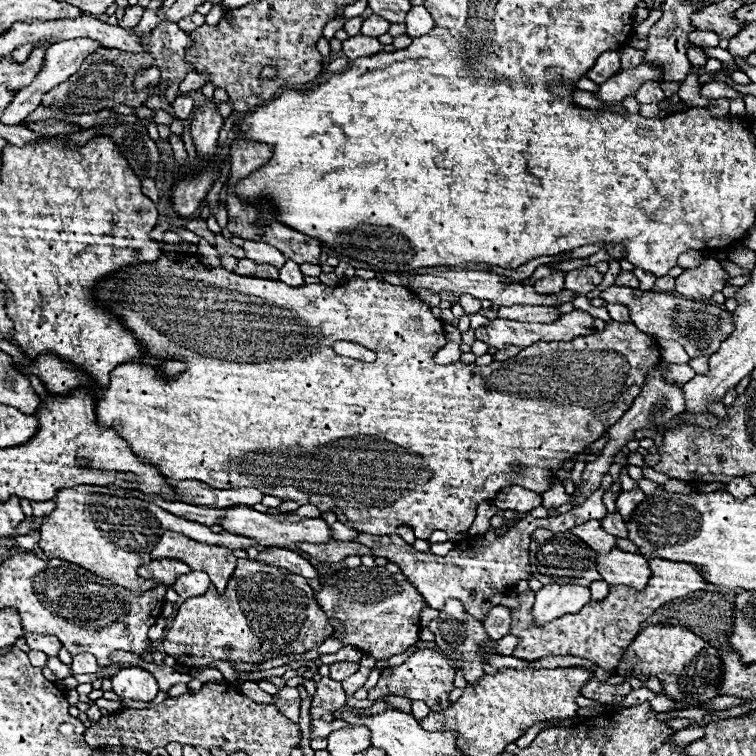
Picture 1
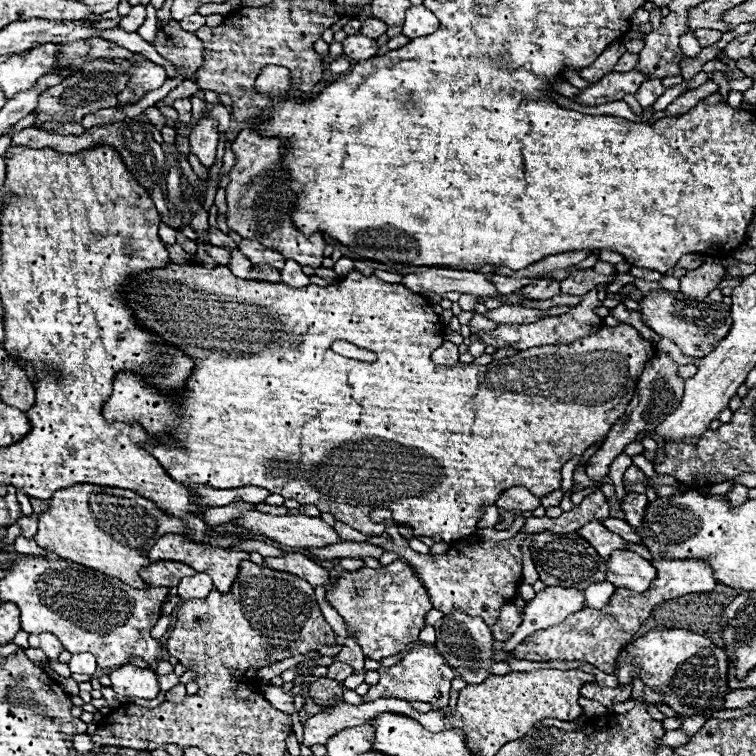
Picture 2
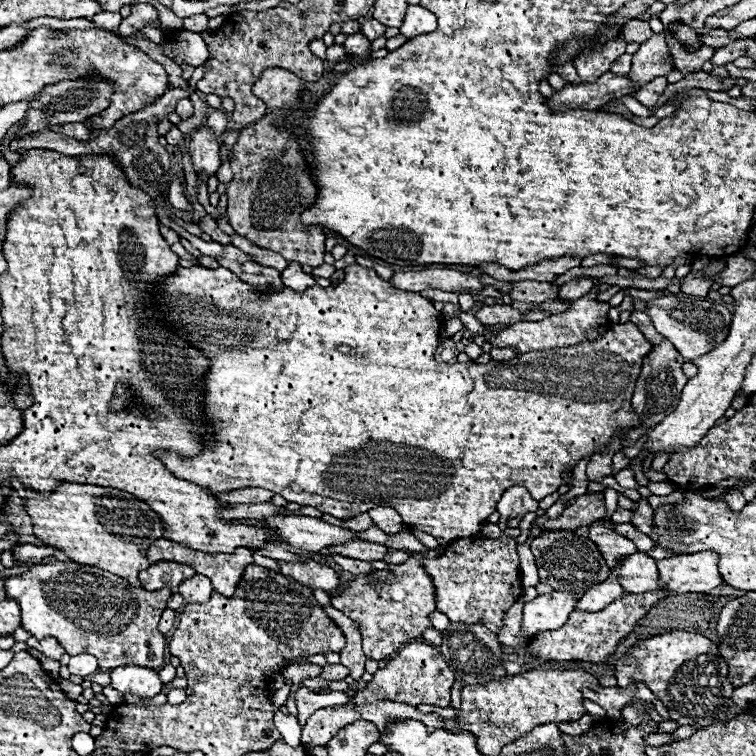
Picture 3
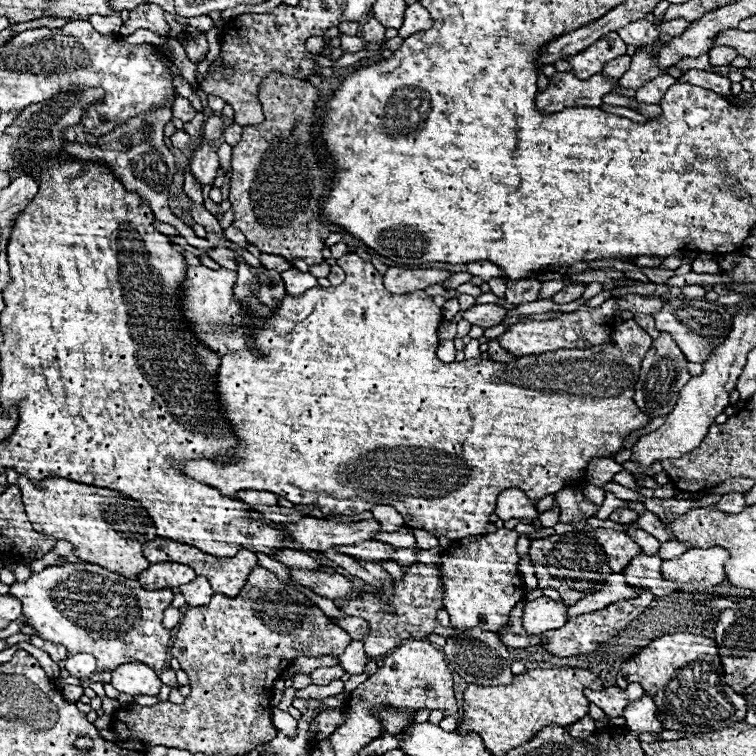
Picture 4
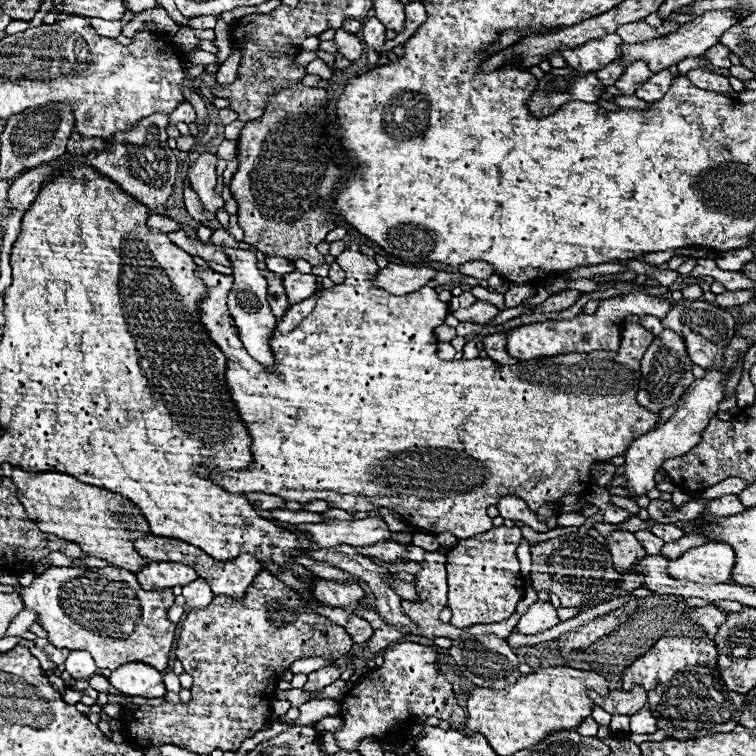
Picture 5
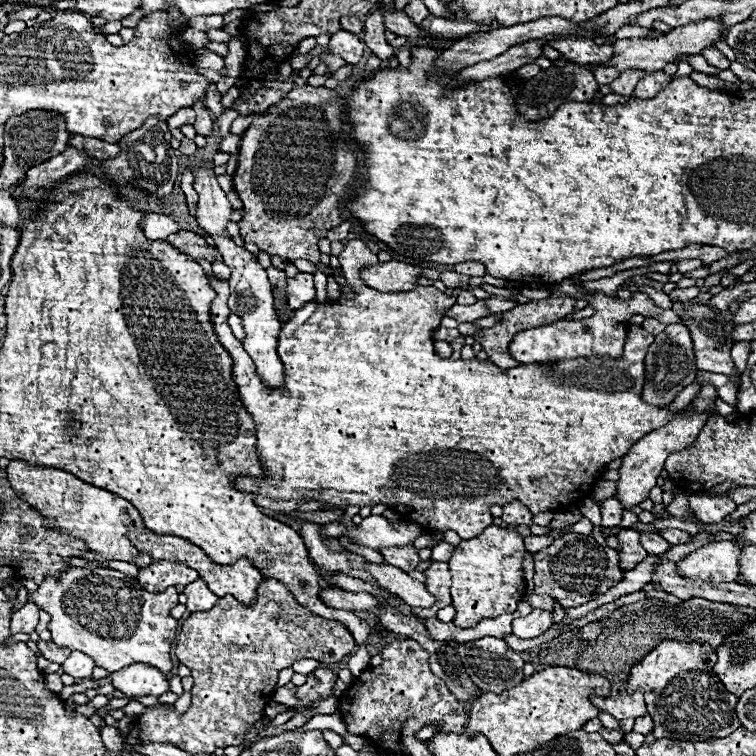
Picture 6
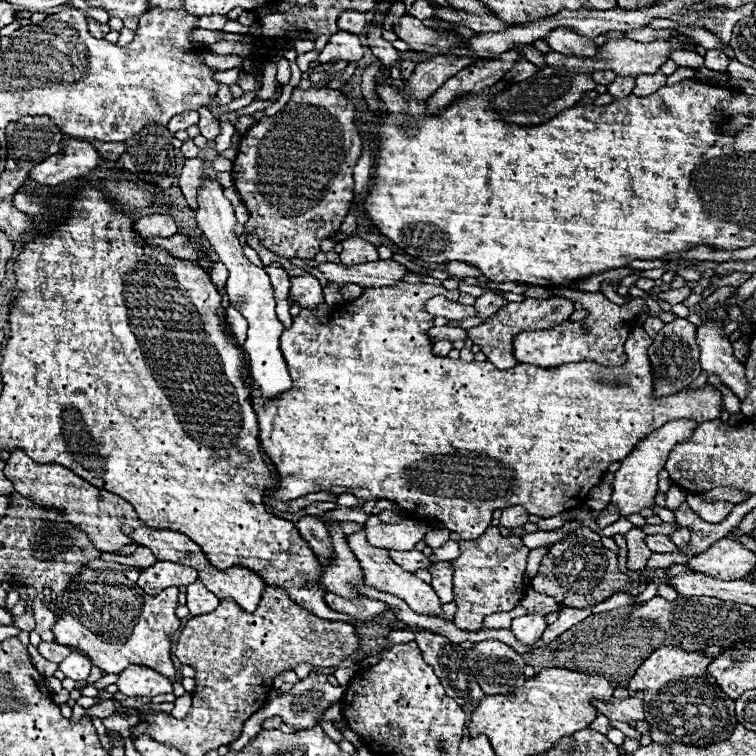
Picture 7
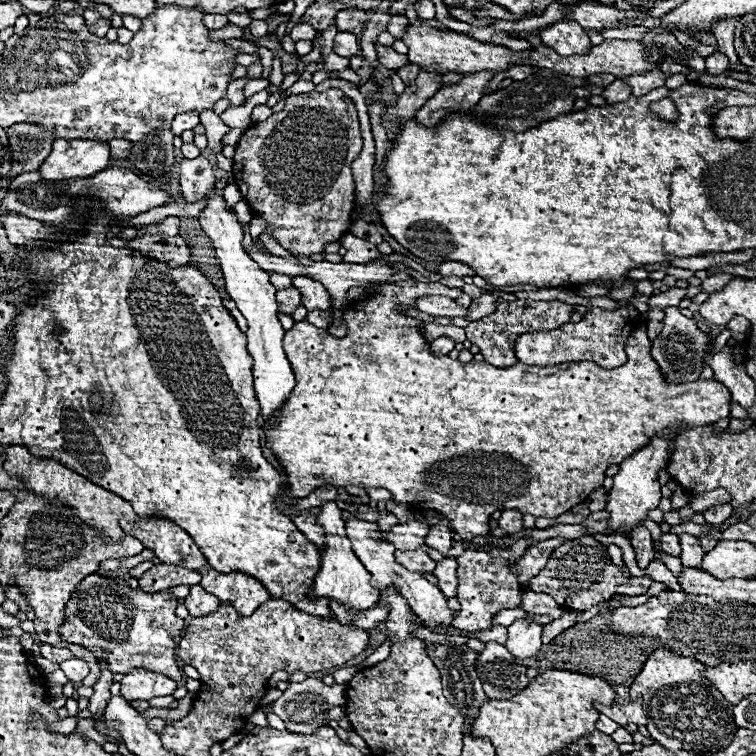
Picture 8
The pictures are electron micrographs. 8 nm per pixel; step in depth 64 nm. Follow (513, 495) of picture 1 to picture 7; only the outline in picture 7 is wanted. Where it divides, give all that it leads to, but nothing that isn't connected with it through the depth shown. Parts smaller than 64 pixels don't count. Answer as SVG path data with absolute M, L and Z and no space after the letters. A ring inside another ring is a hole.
M512 506L502 510L502 518L500 518L502 526L516 528L516 526L524 526L526 522L528 522L528 512L522 506Z

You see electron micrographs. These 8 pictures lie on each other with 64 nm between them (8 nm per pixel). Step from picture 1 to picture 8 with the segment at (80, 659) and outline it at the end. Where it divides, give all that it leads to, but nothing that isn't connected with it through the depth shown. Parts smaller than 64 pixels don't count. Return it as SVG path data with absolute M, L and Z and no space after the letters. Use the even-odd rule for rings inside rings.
M68 658L68 660L60 662L60 670L72 682L82 682L88 676L88 664L84 660L80 660L80 658Z

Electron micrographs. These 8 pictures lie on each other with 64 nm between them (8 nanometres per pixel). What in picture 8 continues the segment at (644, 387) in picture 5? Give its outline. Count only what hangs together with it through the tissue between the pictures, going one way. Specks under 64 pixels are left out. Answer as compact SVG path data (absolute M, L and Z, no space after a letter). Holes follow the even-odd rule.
M668 306L664 312L666 312L664 328L662 328L660 336L656 336L656 340L652 342L650 354L656 360L656 364L660 366L660 372L668 384L694 382L700 378L700 372L702 372L702 354L706 350L708 338L696 326L696 322L692 318L682 316L677 307Z

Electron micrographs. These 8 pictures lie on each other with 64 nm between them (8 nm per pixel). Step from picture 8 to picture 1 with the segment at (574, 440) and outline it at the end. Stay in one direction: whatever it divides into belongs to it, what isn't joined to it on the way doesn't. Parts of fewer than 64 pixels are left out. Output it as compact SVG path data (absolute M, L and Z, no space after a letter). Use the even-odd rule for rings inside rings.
M162 254L156 262L142 262L142 264L136 264L136 266L124 266L122 270L118 270L118 272L110 274L108 278L100 280L100 282L94 286L94 296L96 296L96 300L98 300L100 306L104 306L106 310L110 310L114 316L118 316L118 318L122 320L122 324L126 324L128 328L132 328L132 332L134 332L138 344L142 344L142 348L146 348L146 356L142 356L142 360L130 360L130 362L120 364L118 368L114 368L112 378L110 378L112 382L110 382L110 386L108 386L106 390L98 390L96 384L94 384L94 380L90 380L88 372L84 372L82 368L78 368L78 366L74 366L74 364L70 364L70 362L66 362L66 360L54 356L52 352L42 352L42 354L38 354L36 358L28 358L28 356L24 356L24 360L22 360L24 364L20 364L20 366L22 366L24 370L32 372L34 376L38 376L40 382L44 384L44 388L46 388L48 392L58 394L58 396L66 396L66 394L72 394L74 390L90 388L92 394L94 394L94 400L96 400L96 416L98 416L98 424L102 424L102 428L112 428L112 430L116 430L118 434L122 434L122 438L128 442L130 450L132 450L140 460L146 460L146 462L158 466L160 472L162 472L166 478L170 478L170 480L198 480L198 482L210 484L212 488L222 488L222 490L226 490L226 488L258 488L258 490L260 490L262 494L266 494L266 496L276 496L276 498L280 498L282 502L294 500L294 502L298 502L300 506L304 506L304 504L314 504L314 506L320 508L322 512L328 512L328 510L332 510L334 506L338 506L338 508L344 510L344 514L346 514L348 520L356 526L358 532L384 534L384 536L392 534L398 526L404 526L404 524L406 524L408 528L414 530L416 538L428 540L430 534L432 534L434 530L444 530L444 532L448 534L448 540L454 540L456 534L466 534L468 528L472 526L474 516L476 516L476 506L478 506L480 502L484 502L484 500L492 500L492 498L494 498L502 488L506 488L506 486L510 486L510 484L522 484L524 488L530 488L530 490L534 490L534 492L540 492L540 494L546 492L546 490L550 488L550 480L554 478L554 470L560 468L564 460L568 460L568 458L580 454L580 452L582 452L584 448L588 448L594 440L598 440L598 438L600 438L600 436L602 436L602 434L604 434L612 424L616 424L616 422L622 418L622 414L626 412L626 408L630 408L630 404L634 402L634 398L640 394L642 378L646 378L648 372L652 372L652 370L660 364L660 348L658 348L658 342L656 342L654 338L650 338L650 336L646 336L644 332L640 332L632 322L626 322L626 324L610 322L608 328L606 328L604 332L596 332L596 334L590 334L590 336L580 336L580 338L574 338L574 340L570 340L570 342L538 342L538 344L532 344L532 346L528 346L528 348L524 348L518 356L508 358L508 360L504 360L504 362L492 362L492 364L488 364L488 366L478 366L478 364L468 364L468 366L466 366L466 364L462 364L462 362L452 362L452 364L440 366L440 364L434 362L434 354L436 354L436 352L446 344L446 336L442 334L442 332L444 332L444 324L442 324L442 320L438 320L438 318L430 312L430 306L428 306L428 304L424 304L422 300L418 300L416 294L414 294L412 290L404 288L404 286L392 286L392 284L386 284L386 282L378 282L376 278L374 278L374 280L364 280L364 278L354 276L348 284L344 284L344 286L334 286L334 288L332 288L332 286L326 286L326 284L306 284L306 286L300 286L300 288L292 288L292 286L286 286L286 284L282 284L282 282L278 282L278 280L252 278L252 276L238 276L238 274L226 270L226 268L214 268L214 270L212 270L212 268L204 266L204 264L198 260L198 256L188 256L188 254L184 254L180 260L172 260L172 258L168 258L166 254ZM338 340L354 342L354 344L360 344L360 346L364 346L364 348L374 350L374 352L376 352L376 360L374 360L374 362L362 362L362 360L352 360L352 358L338 356L338 354L332 350L332 344L338 342ZM168 358L172 358L172 360L182 360L182 362L186 364L186 372L180 372L180 374L174 376L174 378L166 378L166 376L160 372L160 368L158 368L158 360L168 360ZM514 462L522 464L526 470L524 470L524 472L514 472L514 470L510 470L510 466L512 466Z

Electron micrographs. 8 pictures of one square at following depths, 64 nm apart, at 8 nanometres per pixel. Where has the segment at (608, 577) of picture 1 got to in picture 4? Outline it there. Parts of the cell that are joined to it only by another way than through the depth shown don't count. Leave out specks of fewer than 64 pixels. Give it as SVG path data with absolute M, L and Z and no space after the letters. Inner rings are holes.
M634 556L634 560L622 570L626 576L626 584L632 590L650 590L654 596L666 596L674 592L674 582L664 580L660 574L660 564L662 560L658 556Z

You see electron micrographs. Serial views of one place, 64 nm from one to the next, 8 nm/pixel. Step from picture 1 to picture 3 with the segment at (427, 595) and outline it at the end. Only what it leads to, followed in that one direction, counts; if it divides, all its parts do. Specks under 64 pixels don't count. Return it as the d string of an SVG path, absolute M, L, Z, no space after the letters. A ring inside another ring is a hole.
M382 506L382 508L374 508L374 510L370 510L368 514L370 514L372 522L374 522L380 530L384 530L388 536L398 534L398 532L396 532L396 524L394 524L394 522L400 522L402 518L398 516L398 512L396 512L396 510ZM480 535L454 540L446 546L444 554L424 560L436 590L436 610L444 612L452 622L480 622L492 632L498 632L504 612L522 594L519 564L516 538L488 540Z

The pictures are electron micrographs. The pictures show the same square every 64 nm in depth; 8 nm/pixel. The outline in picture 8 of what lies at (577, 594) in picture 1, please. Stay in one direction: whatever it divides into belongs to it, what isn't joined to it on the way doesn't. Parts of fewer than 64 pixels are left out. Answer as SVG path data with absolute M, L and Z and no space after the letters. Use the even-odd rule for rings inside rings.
M518 618L512 626L508 626L508 642L506 648L520 660L526 660L534 656L542 642L542 624L530 620L530 618Z

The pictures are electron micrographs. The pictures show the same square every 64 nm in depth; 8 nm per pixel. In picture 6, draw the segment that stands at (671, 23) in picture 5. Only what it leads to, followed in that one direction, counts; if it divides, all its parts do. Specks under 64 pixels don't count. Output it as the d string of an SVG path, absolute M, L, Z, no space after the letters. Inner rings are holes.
M628 24L628 26L618 28L616 34L612 34L612 38L624 38L624 40L626 40L626 38L638 38L638 36L648 38L650 32L652 32L652 28L644 28L644 26L632 26L632 24Z

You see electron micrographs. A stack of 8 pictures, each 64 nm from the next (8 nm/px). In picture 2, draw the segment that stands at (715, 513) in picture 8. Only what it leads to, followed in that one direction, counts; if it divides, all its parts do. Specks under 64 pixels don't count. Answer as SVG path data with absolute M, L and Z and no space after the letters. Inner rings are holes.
M732 484L732 488L728 490L728 500L732 502L732 504L744 504L746 502L746 498L748 498L748 490L750 488L746 488L746 486L742 486L742 484Z

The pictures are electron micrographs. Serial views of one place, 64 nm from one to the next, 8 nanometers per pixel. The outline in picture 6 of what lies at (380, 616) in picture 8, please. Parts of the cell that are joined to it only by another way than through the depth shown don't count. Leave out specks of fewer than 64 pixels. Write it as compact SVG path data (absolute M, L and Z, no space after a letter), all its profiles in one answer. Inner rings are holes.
M334 586L322 588L322 592L318 596L330 608L342 608L342 610L354 610L354 612L362 612L362 610L370 610L374 606L380 606L380 602L372 594L348 592L348 590L334 588Z

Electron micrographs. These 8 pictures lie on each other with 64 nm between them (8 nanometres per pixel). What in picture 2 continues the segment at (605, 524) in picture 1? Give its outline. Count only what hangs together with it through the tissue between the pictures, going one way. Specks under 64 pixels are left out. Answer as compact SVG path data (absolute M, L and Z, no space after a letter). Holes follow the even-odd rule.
M606 518L602 524L606 524L606 528L610 528L610 532L622 536L624 540L640 544L640 538L634 534L634 528L632 528L626 520L620 520L620 518Z

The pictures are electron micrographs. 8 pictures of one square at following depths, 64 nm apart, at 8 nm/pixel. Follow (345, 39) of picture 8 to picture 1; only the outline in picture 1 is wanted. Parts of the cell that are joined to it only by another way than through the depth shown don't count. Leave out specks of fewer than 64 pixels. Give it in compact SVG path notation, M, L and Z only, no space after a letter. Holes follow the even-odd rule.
M352 36L348 40L342 42L342 52L346 58L356 60L362 56L374 56L378 52L384 52L384 44L380 44L378 38L370 38L370 36Z

